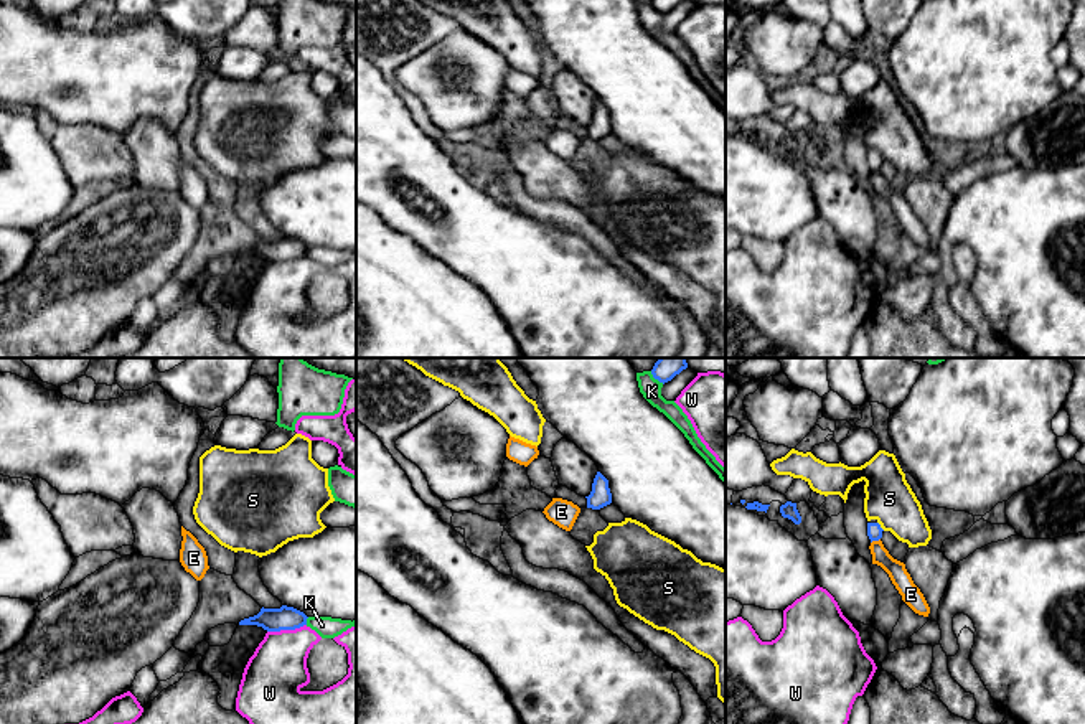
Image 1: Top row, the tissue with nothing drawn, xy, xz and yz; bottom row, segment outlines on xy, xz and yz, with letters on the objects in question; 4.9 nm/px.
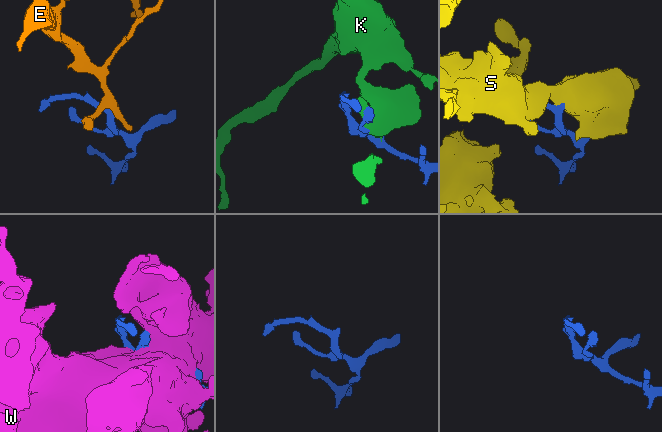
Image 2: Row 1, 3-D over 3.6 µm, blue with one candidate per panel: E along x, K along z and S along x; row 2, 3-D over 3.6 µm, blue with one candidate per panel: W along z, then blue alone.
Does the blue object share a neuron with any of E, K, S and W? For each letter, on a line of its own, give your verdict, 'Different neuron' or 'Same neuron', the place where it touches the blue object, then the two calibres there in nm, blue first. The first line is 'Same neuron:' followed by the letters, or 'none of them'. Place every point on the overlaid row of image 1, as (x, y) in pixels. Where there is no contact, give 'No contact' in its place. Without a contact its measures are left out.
Same neuron: none of them
E: Different neuron. Touches blue at yz (874, 540). Thickness 80 nm (blue) against 90 nm
K: Different neuron. Touches blue at xy (305, 620). Thickness 110 nm (blue) against 110 nm
S: Different neuron. Touches blue at yz (879, 526). Thickness 80 nm (blue) against 240 nm
W: Different neuron. Touches blue at xy (286, 629). Thickness 110 nm (blue) against 280 nm

